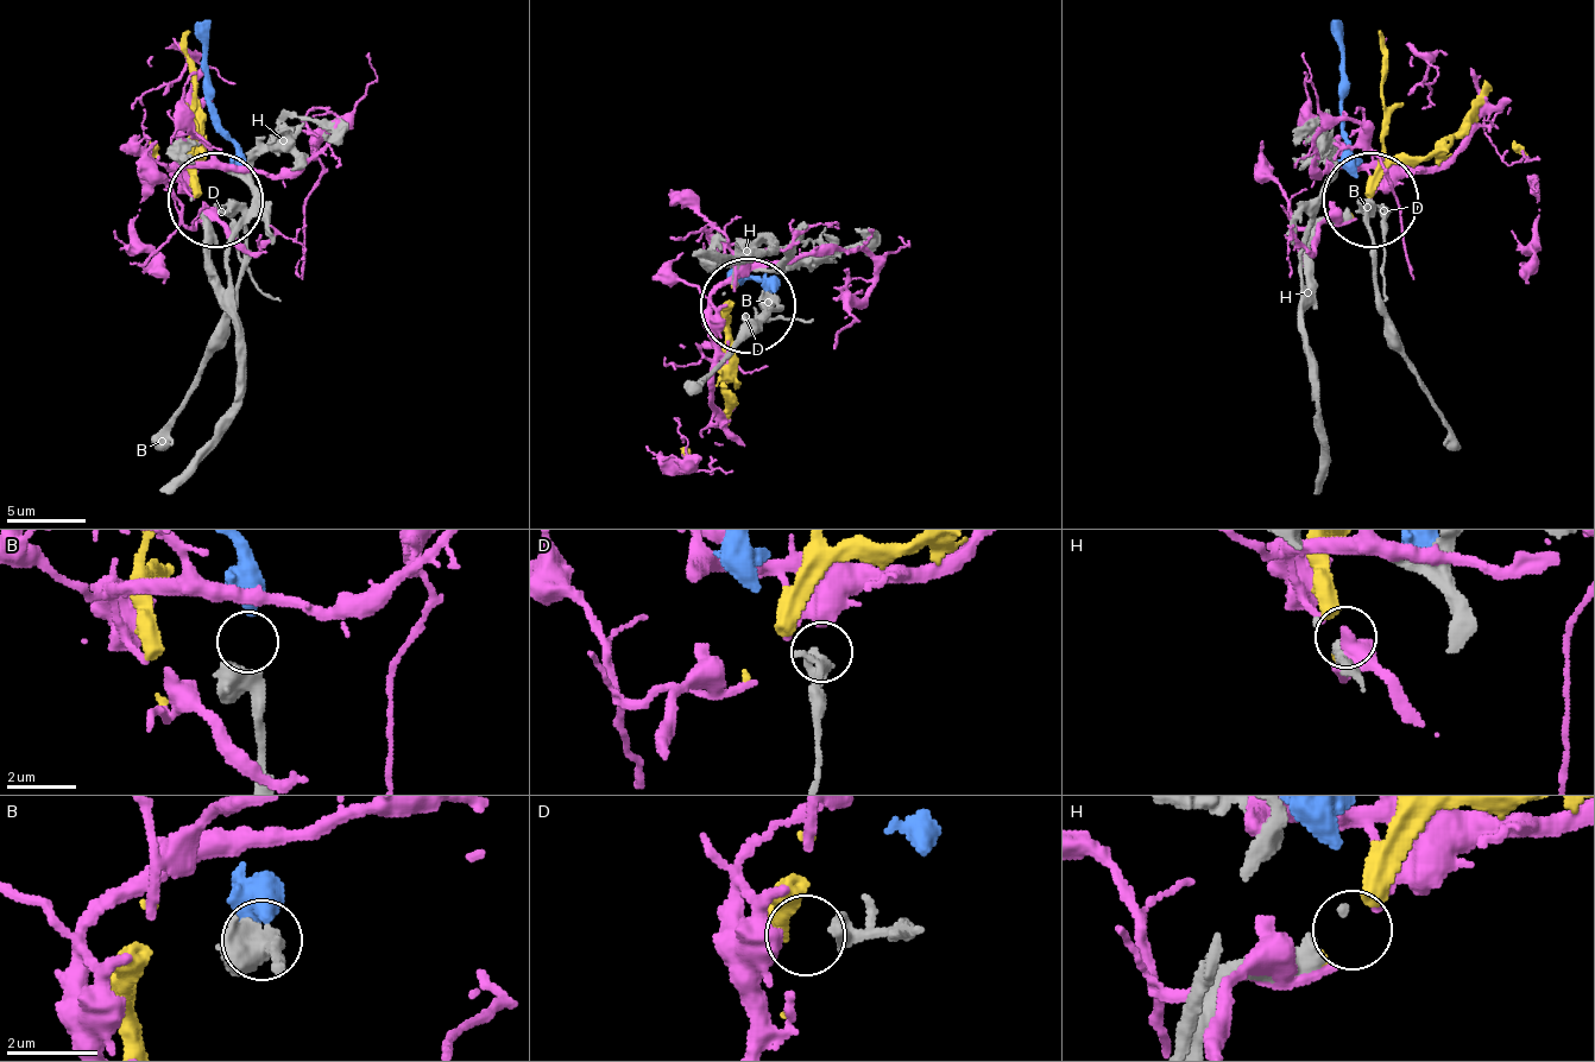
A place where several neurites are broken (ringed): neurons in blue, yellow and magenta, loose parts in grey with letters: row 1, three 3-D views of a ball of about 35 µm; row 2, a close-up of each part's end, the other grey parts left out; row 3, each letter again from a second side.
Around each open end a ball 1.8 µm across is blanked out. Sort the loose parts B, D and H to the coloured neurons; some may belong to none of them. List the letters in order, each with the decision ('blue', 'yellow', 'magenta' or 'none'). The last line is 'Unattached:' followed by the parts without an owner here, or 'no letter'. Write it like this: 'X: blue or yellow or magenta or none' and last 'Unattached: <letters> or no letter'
B: blue
D: none
H: yellow
Unattached: D

